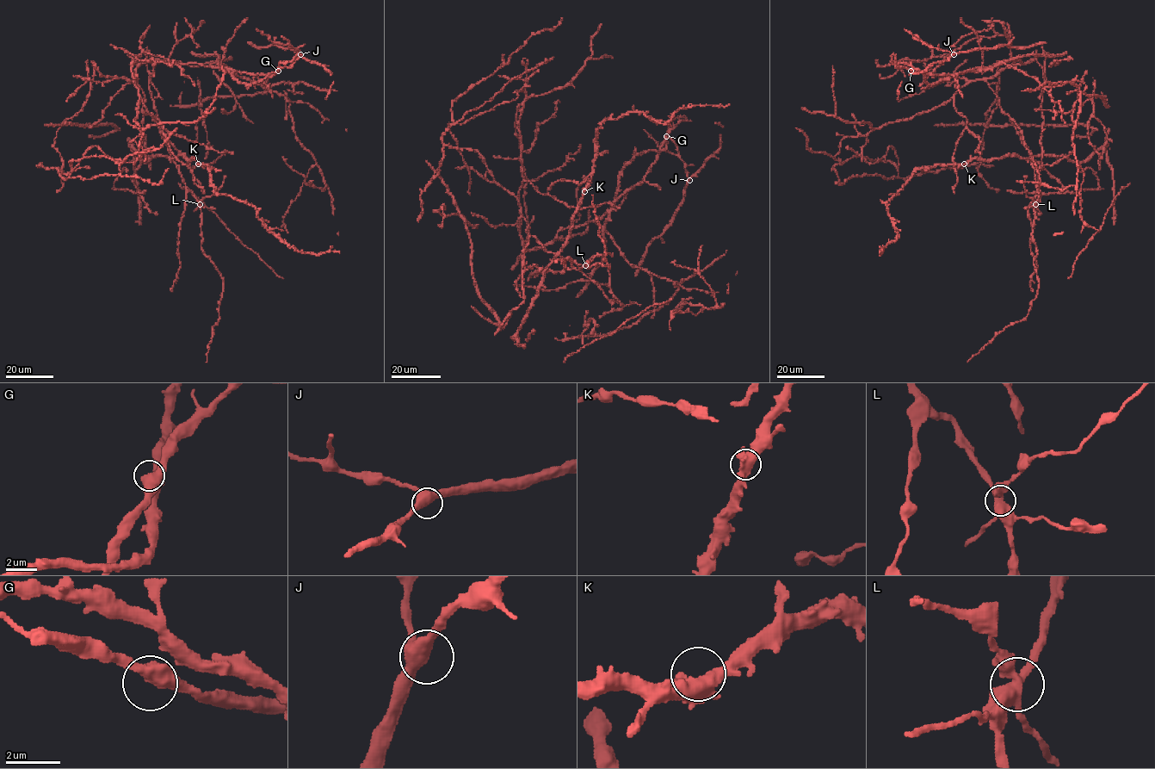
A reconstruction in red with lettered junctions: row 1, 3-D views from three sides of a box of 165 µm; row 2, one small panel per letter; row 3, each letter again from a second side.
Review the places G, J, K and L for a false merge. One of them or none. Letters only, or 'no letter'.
L

